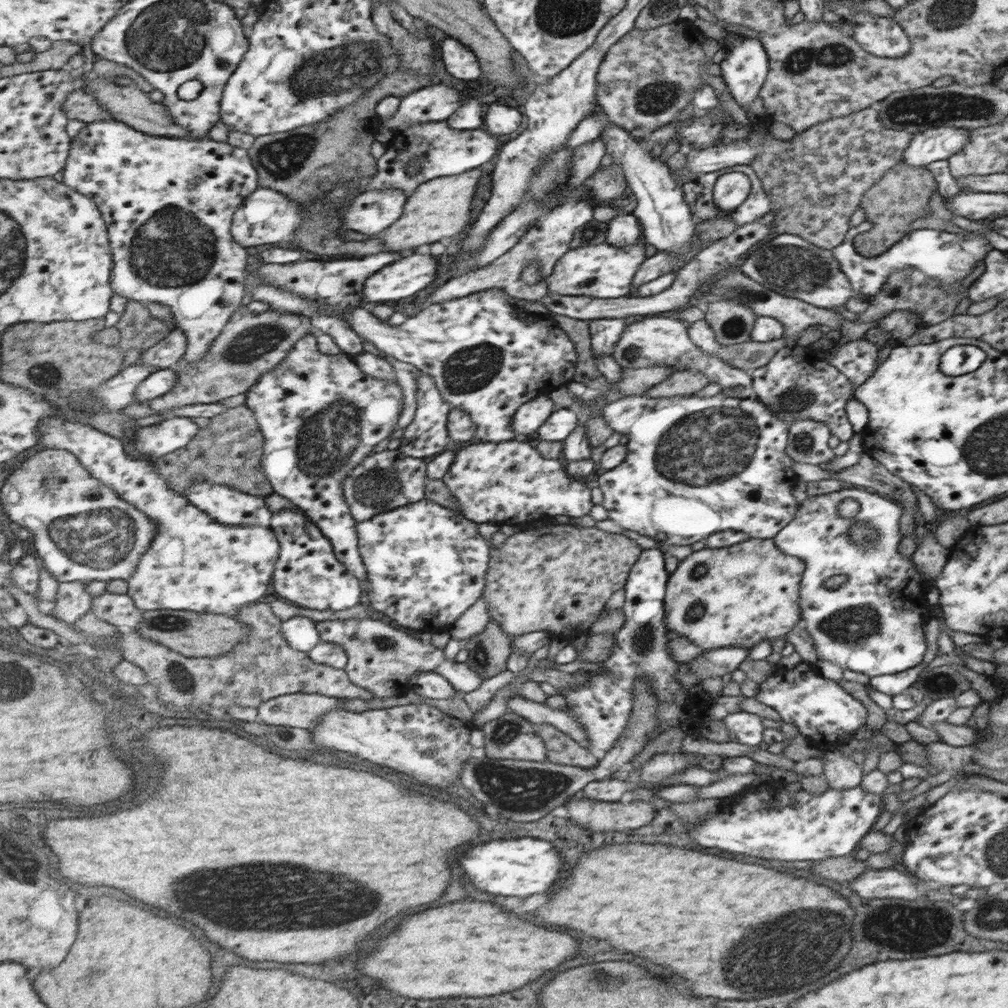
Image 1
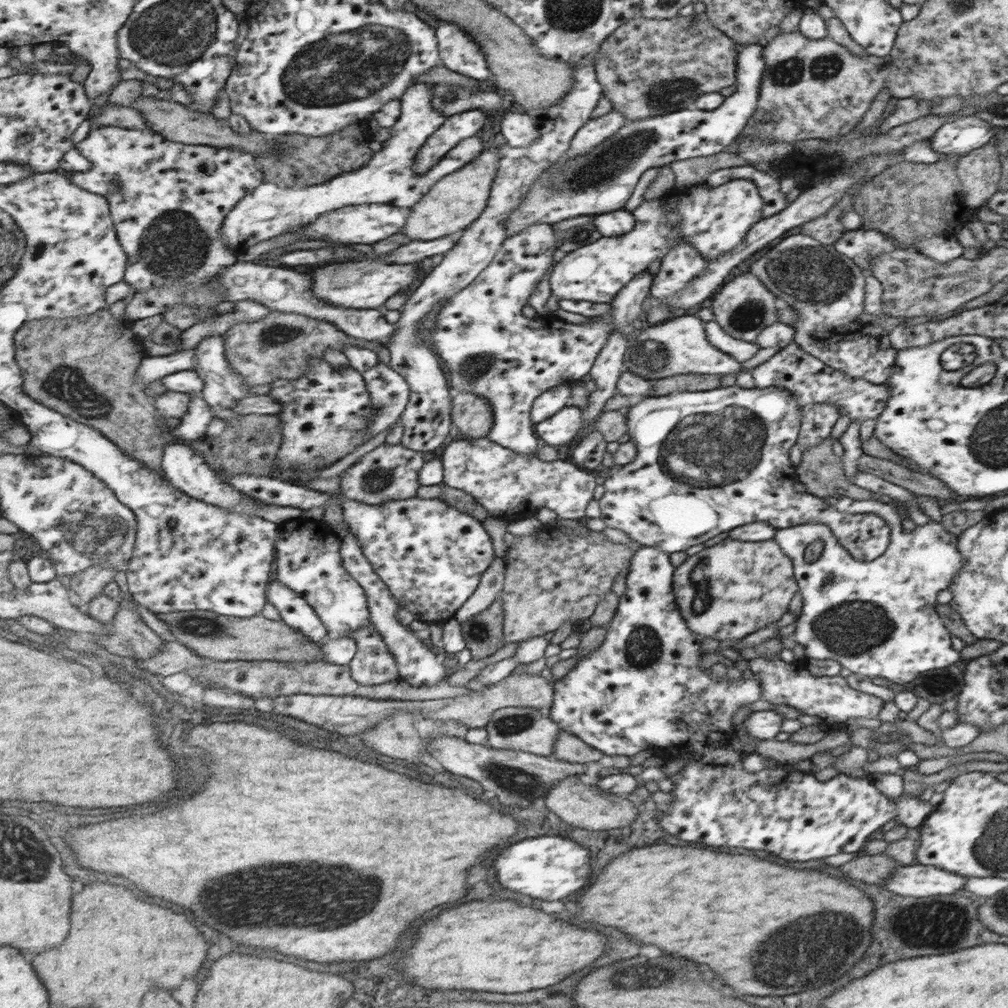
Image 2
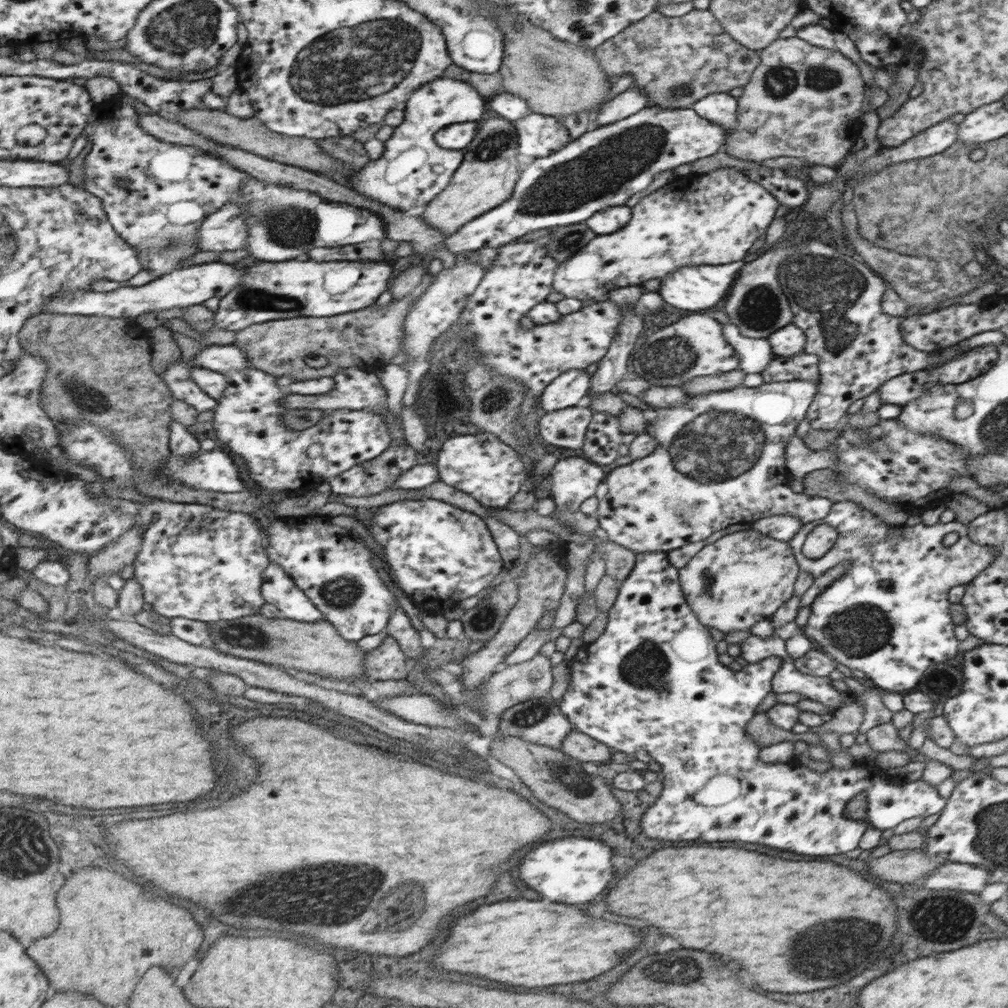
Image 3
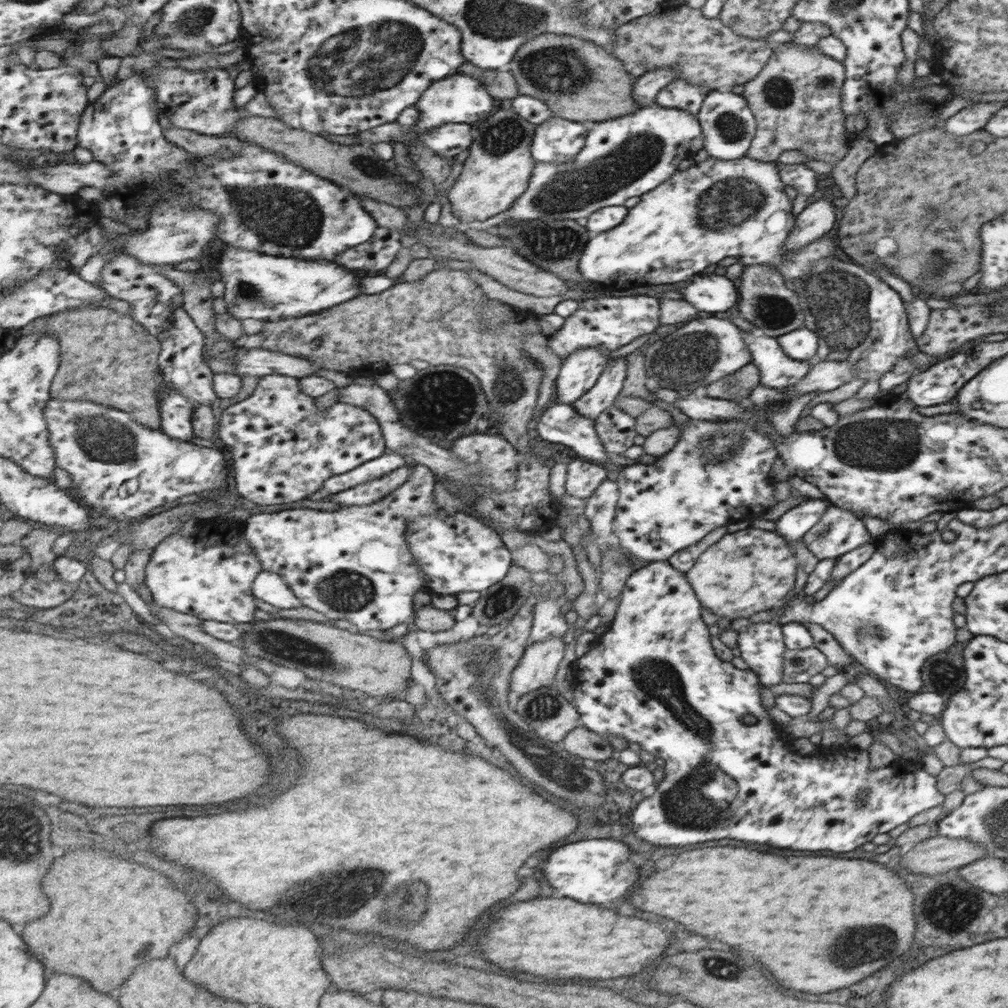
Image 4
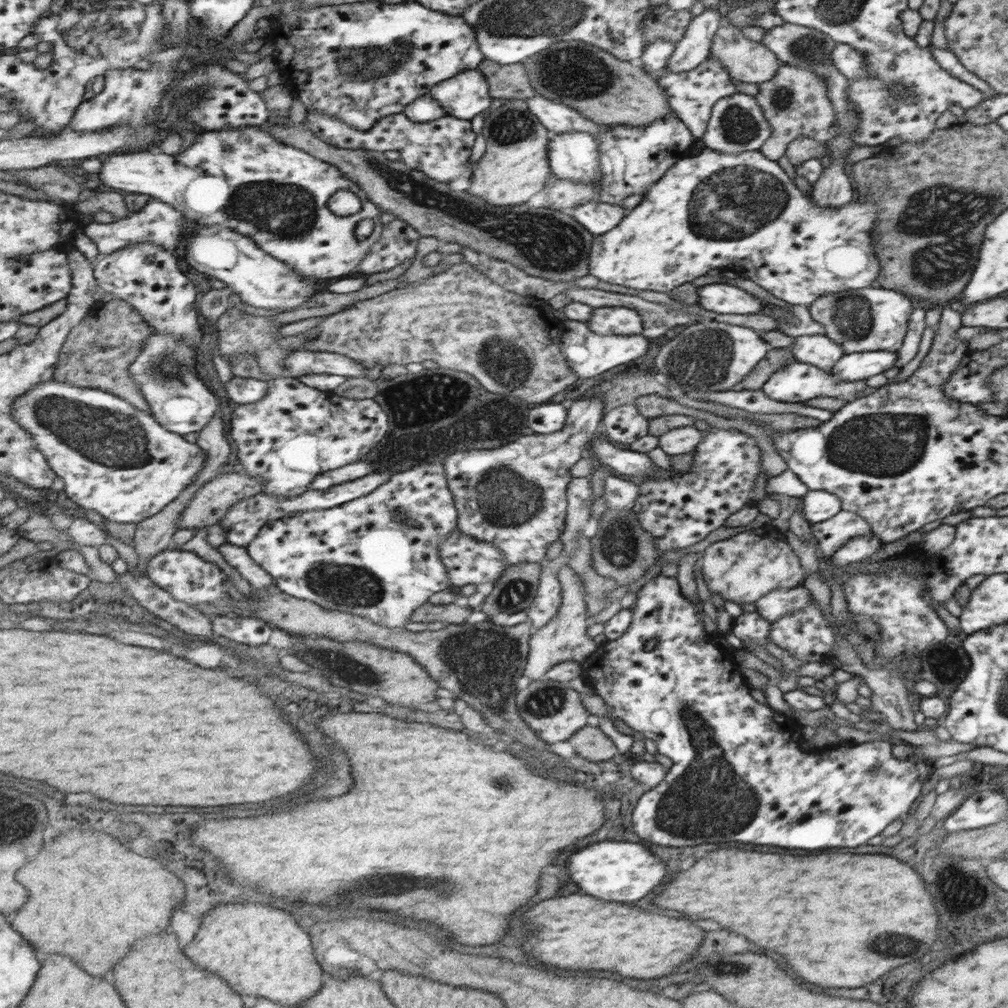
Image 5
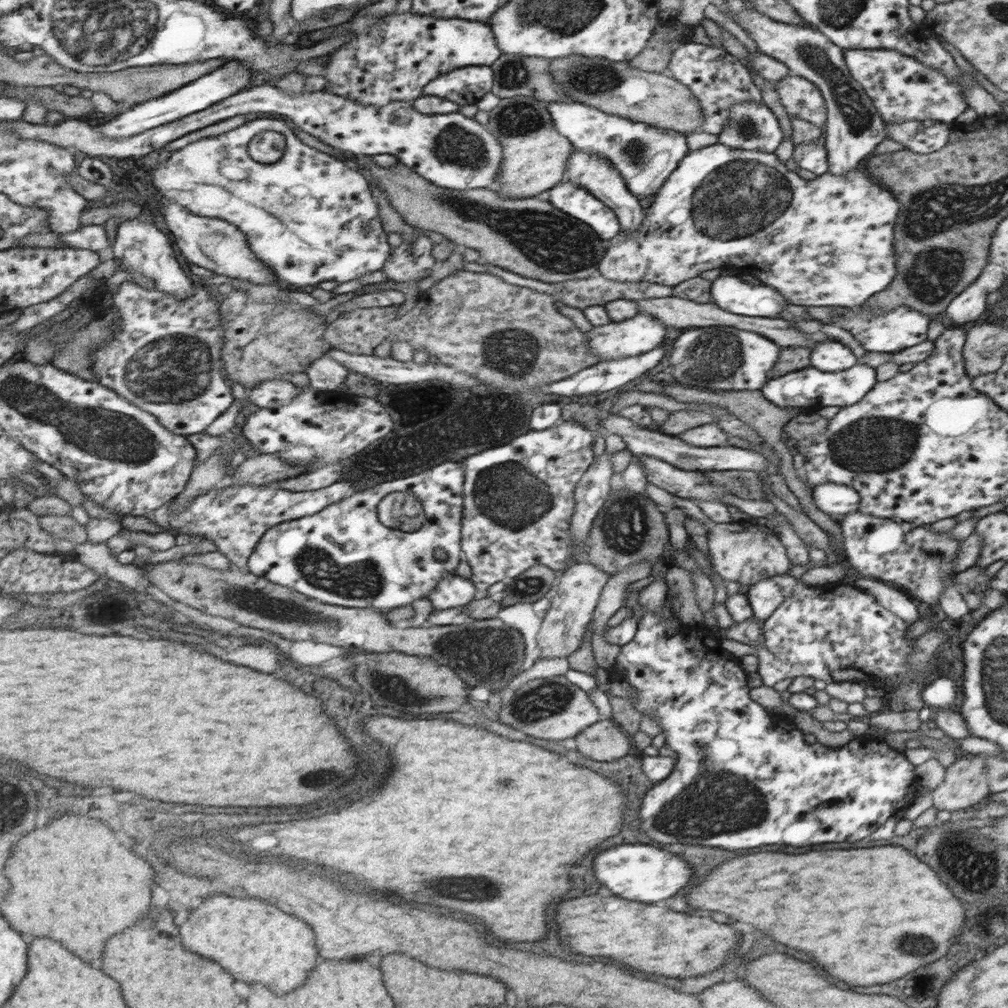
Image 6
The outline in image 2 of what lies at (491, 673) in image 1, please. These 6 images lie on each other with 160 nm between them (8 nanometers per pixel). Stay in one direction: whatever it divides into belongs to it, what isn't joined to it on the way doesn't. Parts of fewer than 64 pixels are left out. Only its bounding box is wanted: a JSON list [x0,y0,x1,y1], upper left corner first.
[462,598,505,661]

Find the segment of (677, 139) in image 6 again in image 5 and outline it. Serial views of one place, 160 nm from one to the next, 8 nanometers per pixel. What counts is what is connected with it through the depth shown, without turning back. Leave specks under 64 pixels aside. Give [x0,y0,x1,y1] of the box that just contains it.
[527,96,611,140]

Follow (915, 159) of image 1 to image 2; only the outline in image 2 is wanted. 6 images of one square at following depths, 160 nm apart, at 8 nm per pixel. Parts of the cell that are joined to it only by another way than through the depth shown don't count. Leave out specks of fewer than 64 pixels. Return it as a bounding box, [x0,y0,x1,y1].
[928,116,1003,156]

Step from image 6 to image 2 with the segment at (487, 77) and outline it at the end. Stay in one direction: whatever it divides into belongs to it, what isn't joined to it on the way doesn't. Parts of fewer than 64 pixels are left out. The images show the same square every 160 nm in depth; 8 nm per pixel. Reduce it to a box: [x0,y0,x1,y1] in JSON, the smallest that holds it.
[223,82,486,254]

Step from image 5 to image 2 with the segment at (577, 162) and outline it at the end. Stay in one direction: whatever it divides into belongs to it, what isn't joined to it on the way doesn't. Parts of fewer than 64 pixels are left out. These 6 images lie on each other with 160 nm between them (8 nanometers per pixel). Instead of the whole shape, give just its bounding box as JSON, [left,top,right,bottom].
[500,110,540,147]

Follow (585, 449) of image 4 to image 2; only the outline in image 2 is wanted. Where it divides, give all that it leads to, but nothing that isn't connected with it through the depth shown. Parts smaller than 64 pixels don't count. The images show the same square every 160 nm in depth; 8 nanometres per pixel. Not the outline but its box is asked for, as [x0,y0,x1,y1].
[536,404,581,447]

